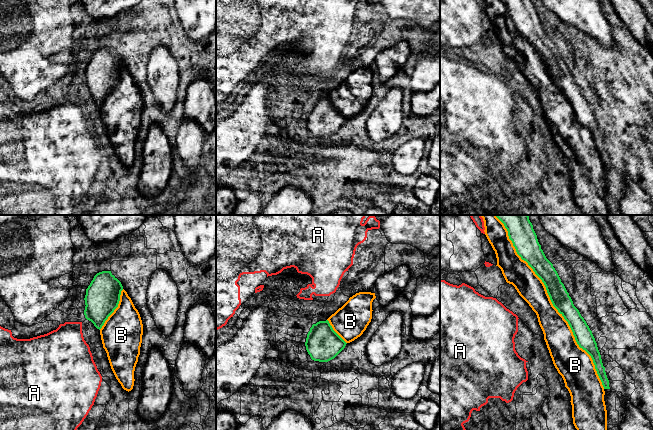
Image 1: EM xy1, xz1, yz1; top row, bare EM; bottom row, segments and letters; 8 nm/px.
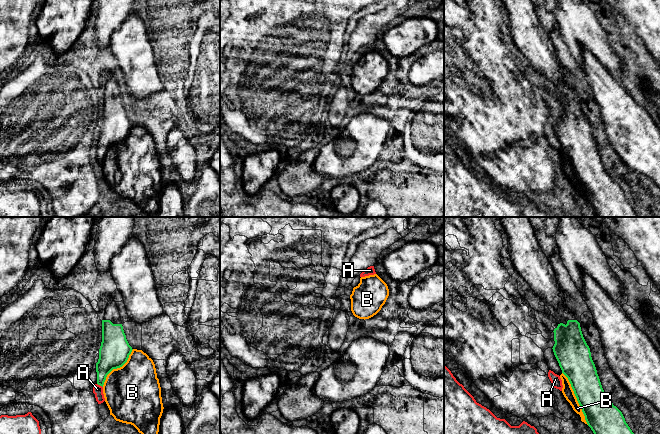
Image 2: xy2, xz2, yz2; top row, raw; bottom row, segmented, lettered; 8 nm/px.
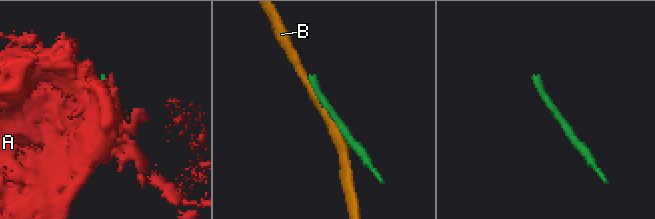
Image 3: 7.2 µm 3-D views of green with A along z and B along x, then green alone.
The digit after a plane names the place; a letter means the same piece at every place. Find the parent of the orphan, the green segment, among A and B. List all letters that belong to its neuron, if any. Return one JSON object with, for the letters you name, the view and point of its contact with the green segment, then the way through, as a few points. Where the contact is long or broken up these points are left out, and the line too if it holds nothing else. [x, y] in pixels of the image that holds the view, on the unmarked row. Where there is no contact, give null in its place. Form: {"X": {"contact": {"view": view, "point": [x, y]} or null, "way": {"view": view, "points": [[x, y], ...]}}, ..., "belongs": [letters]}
{"belongs": []}

